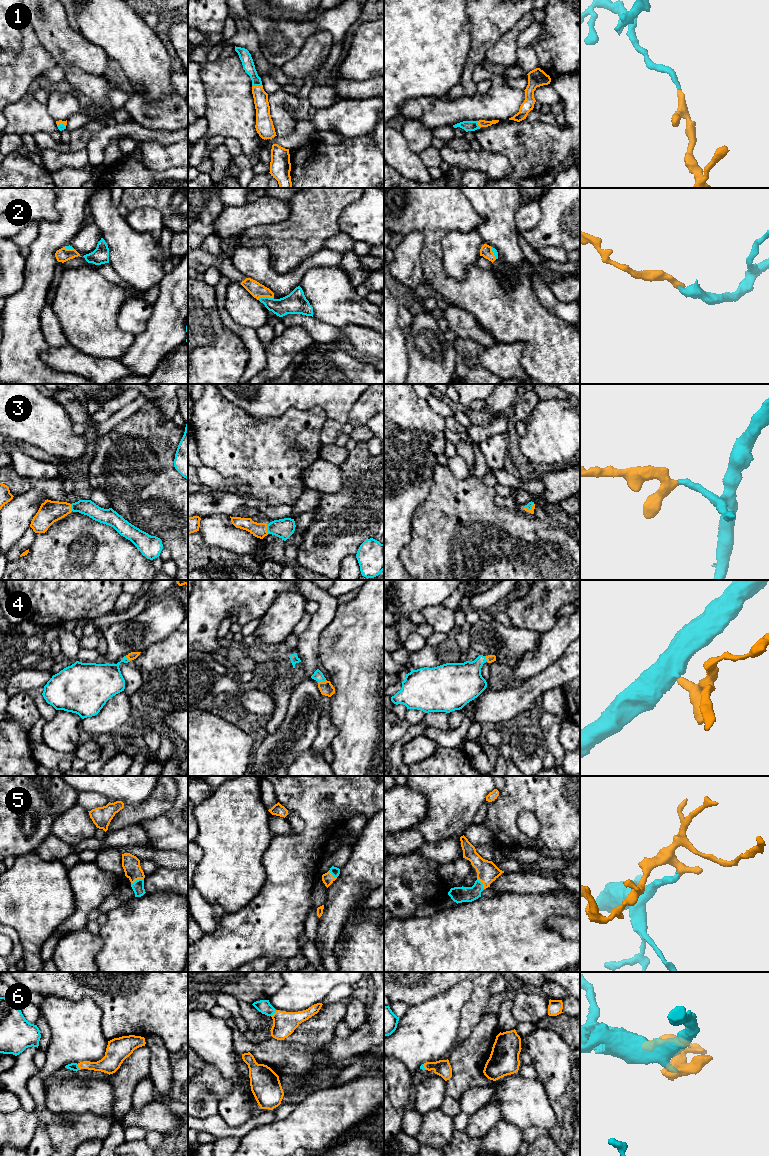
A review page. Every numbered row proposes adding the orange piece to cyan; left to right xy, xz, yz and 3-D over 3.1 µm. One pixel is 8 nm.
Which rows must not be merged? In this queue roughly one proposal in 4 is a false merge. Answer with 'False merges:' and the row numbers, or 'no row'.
False merges: no row

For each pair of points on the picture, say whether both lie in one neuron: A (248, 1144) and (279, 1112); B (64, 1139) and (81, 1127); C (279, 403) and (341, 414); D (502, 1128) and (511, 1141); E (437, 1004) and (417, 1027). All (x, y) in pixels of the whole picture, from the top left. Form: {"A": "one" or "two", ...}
{"A": "two", "B": "one", "C": "one", "D": "one", "E": "one"}

